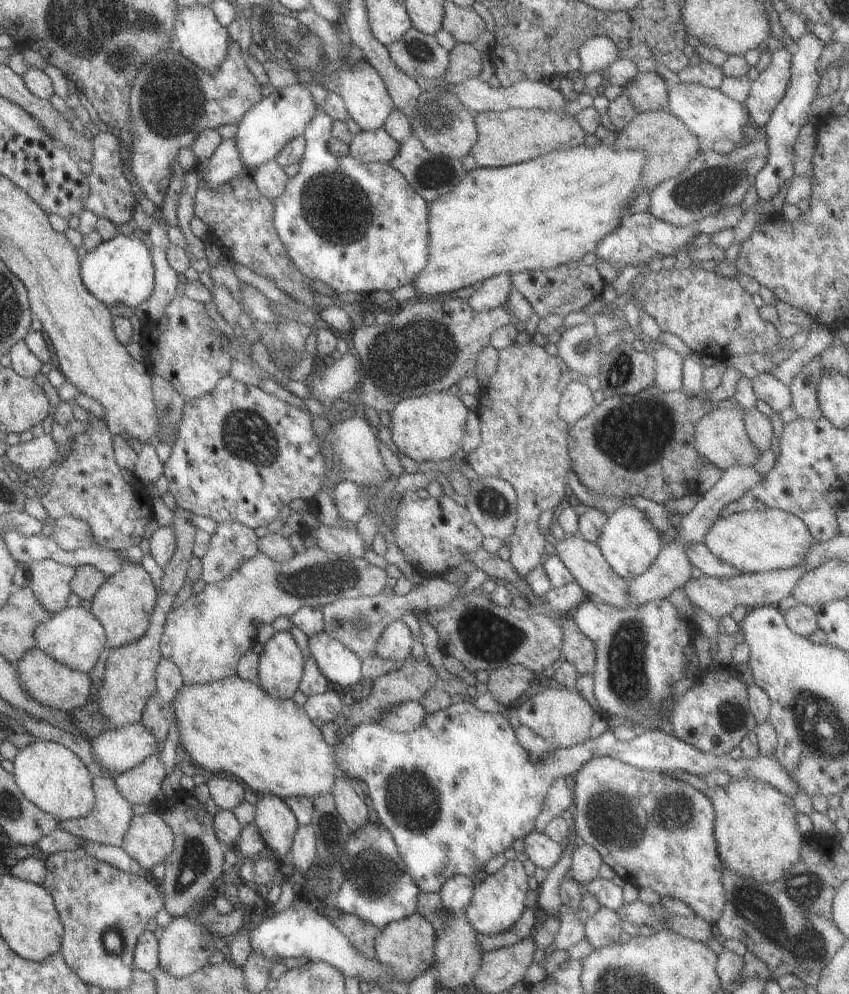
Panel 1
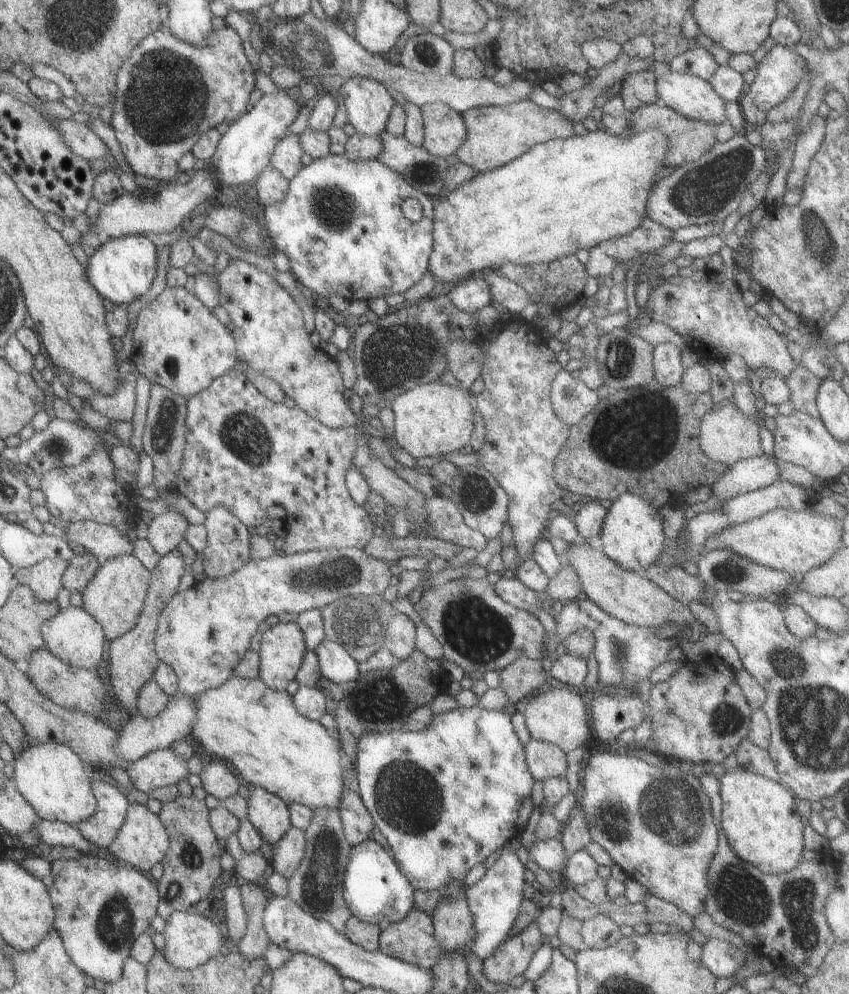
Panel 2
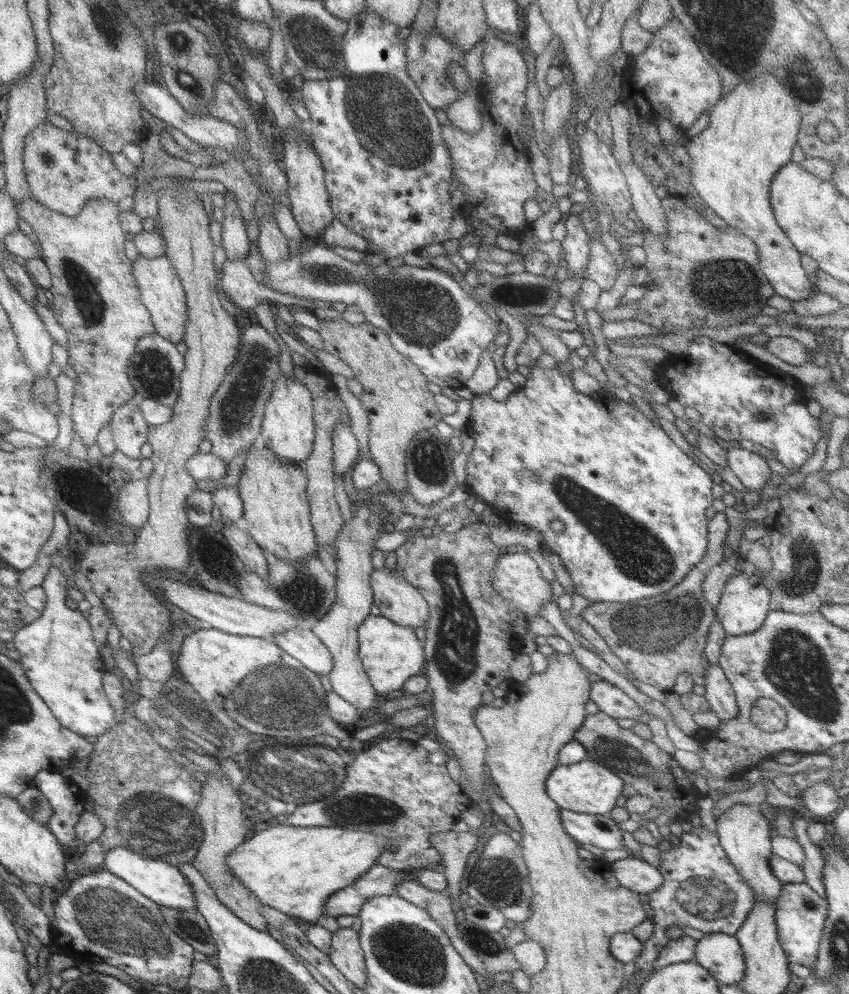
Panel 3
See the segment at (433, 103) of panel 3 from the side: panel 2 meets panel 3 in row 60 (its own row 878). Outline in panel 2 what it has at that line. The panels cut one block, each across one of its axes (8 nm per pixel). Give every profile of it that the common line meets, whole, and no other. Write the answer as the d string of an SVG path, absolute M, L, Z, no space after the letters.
M477 704L471 707L457 706L454 710L434 715L432 722L421 731L398 729L384 732L367 732L358 739L357 753L353 760L358 778L357 793L366 805L376 828L380 829L380 832L390 844L390 850L392 850L393 857L402 874L416 891L418 889L423 891L442 890L443 886L452 881L458 881L462 884L462 880L474 866L483 864L492 852L502 849L506 842L510 842L512 838L521 835L525 830L528 818L534 812L532 785L535 780L525 761L525 746L522 745L512 727L511 715L511 708L504 711L489 711L480 708Z

